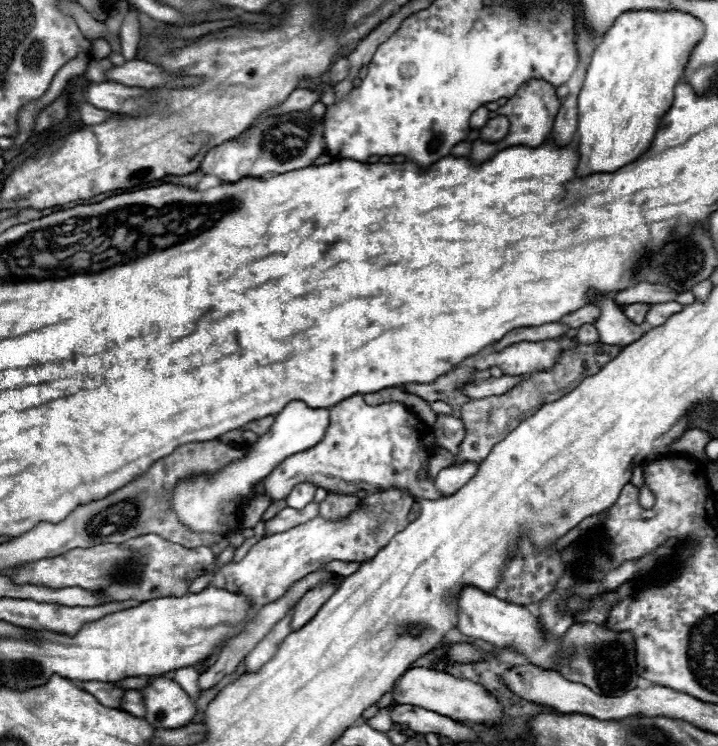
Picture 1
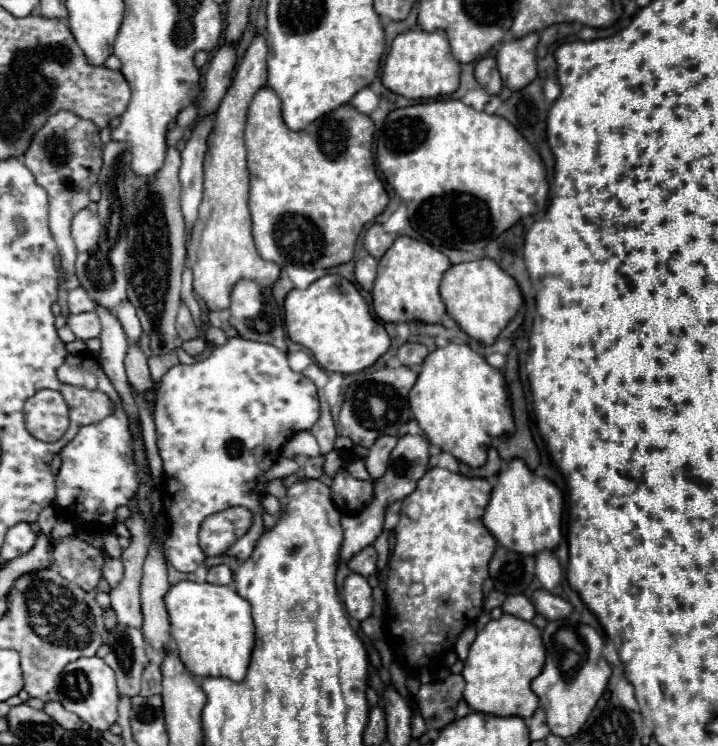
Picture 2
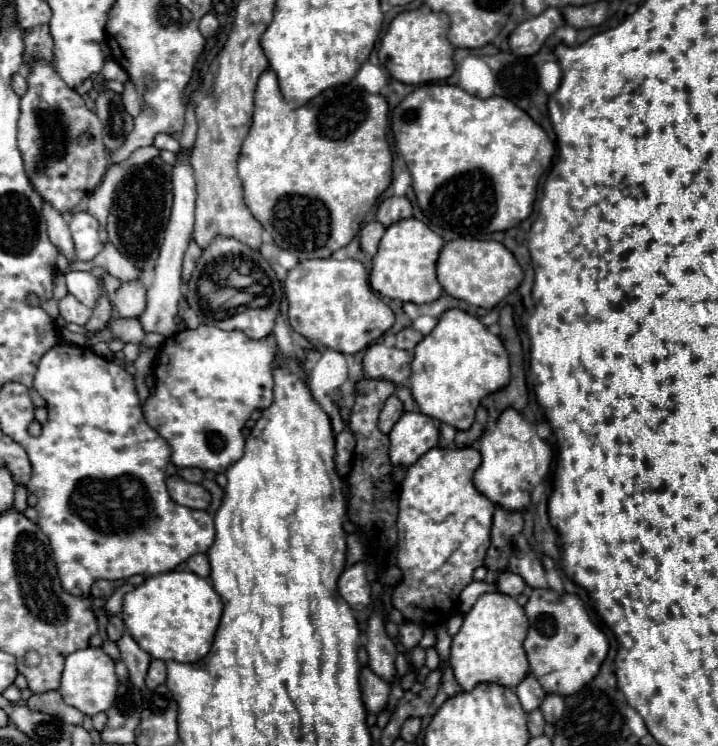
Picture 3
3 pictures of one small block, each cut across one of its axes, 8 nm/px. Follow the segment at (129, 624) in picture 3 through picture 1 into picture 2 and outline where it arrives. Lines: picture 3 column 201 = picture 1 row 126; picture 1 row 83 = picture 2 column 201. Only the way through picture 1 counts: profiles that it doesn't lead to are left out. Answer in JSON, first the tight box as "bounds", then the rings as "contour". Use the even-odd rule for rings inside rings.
{"bounds":[166,582,254,682],"contour":[[[178,582],[166,594],[166,608],[170,614],[172,638],[176,642],[180,660],[184,662],[186,670],[194,676],[208,678],[208,676],[222,676],[234,682],[242,682],[248,670],[248,662],[254,650],[254,622],[250,616],[250,606],[240,594],[236,594],[230,586],[214,586],[214,584],[198,584],[198,582]]]}

